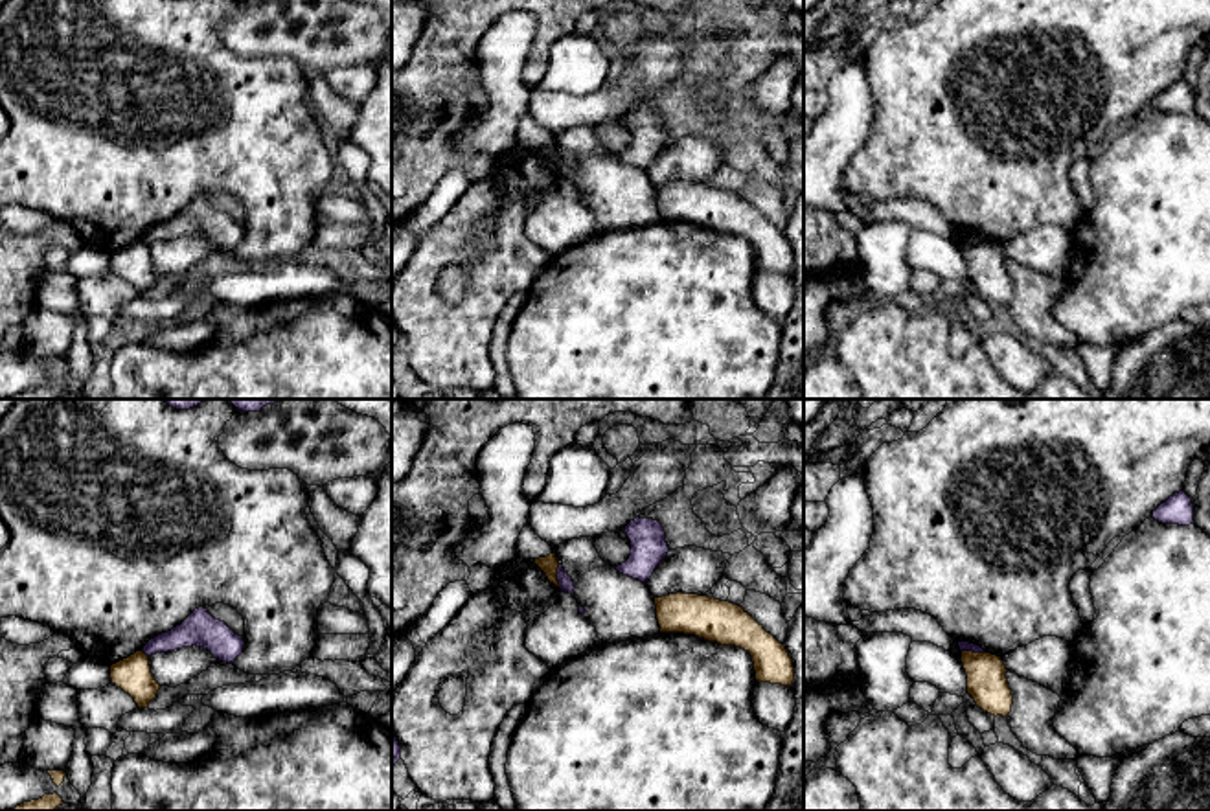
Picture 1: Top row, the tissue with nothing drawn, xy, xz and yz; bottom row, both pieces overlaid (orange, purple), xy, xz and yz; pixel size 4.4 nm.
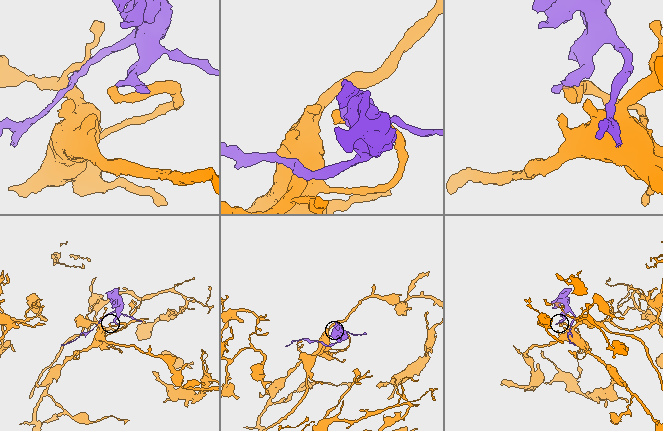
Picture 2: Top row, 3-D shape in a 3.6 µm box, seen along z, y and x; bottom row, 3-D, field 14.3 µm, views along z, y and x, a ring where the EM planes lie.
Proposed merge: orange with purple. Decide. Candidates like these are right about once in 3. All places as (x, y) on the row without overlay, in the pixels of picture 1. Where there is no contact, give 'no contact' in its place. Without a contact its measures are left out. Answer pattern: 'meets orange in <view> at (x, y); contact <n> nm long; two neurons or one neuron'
meets orange in xz at (556, 164); contact 100 nm long; two neurons

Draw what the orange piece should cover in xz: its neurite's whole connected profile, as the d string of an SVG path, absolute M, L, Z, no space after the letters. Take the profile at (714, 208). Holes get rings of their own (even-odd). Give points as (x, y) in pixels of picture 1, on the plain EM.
M699 182L655 186L660 221L695 223L750 241L758 270L793 274L794 256L783 232L743 195Z

